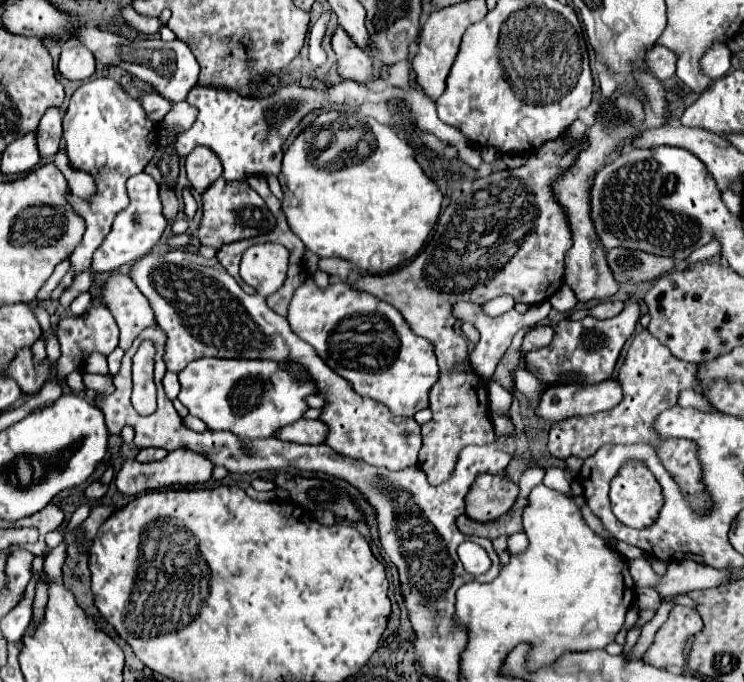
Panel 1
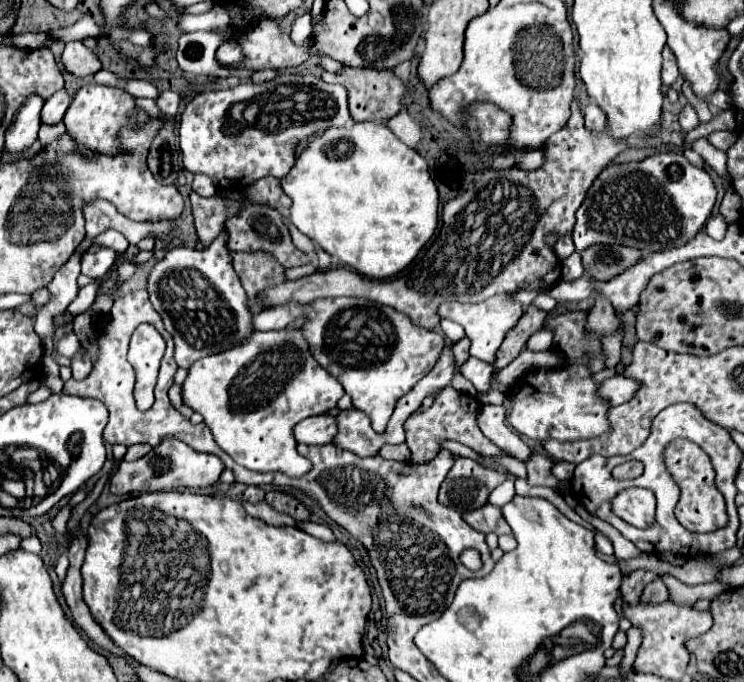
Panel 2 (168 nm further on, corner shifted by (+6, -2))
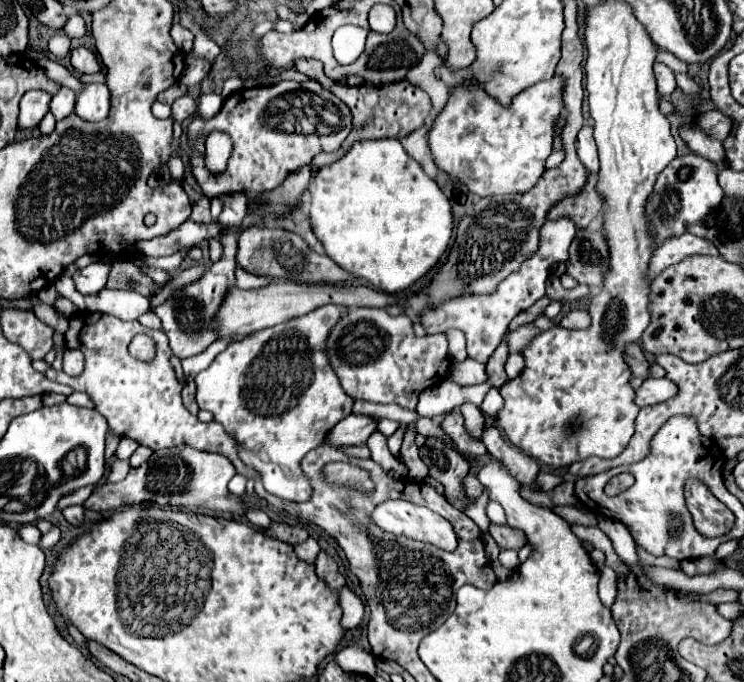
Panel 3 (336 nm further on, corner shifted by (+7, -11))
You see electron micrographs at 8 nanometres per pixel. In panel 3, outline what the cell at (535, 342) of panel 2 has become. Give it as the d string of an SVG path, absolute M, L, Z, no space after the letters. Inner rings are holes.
M519 353L509 355L509 359L507 359L507 363L505 363L505 373L507 373L507 377L509 377L509 379L515 377L521 369L523 369L523 357L521 357Z

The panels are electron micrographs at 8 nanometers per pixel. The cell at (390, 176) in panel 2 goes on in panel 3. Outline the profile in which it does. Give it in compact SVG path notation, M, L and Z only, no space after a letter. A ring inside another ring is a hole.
M377 139L377 141L357 141L351 151L337 163L329 165L329 167L323 167L311 181L309 185L309 191L311 191L311 207L309 207L309 215L311 215L311 225L313 225L313 231L315 235L323 241L323 247L327 251L327 255L345 271L357 275L357 277L363 277L367 281L371 281L375 287L379 287L381 291L389 291L389 293L395 293L395 291L403 291L407 287L411 287L413 283L417 283L421 277L425 277L441 259L441 255L445 253L449 241L451 241L451 235L453 235L453 211L451 211L451 203L449 199L443 195L443 191L437 187L437 183L423 171L423 167L411 159L405 149L401 147L401 141L399 139Z

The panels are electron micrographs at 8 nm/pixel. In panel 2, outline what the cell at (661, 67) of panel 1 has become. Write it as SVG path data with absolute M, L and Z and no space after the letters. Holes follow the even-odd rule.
M668 46L664 48L662 56L664 56L664 62L662 62L662 82L664 82L664 86L672 86L674 80L680 76L678 66L676 66L676 58L674 58L674 54L672 54L672 50Z

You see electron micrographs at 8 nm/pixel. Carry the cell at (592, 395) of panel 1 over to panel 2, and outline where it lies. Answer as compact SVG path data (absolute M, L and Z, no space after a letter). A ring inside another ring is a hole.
M620 374L606 378L598 386L598 394L602 394L602 398L606 398L606 402L610 402L610 406L618 406L618 404L628 402L636 390L638 390L638 384L630 378L620 376Z

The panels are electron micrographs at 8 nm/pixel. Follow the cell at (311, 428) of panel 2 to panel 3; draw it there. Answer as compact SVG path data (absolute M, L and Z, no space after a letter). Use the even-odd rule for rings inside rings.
M349 415L339 421L329 433L329 445L343 447L343 445L365 445L369 435L377 431L377 419L369 415Z

